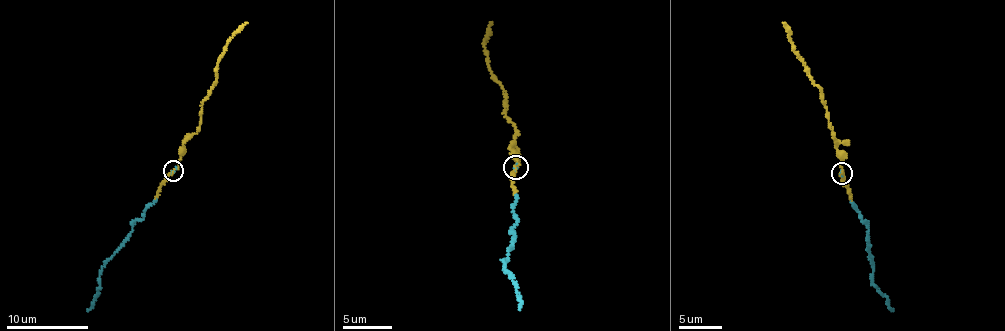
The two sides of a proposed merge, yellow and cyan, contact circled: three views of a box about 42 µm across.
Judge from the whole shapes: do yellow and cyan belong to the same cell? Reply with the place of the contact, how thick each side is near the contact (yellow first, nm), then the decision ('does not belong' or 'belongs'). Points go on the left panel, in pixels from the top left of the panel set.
place (173, 170); calibres 200 and 70 nm; belongs

